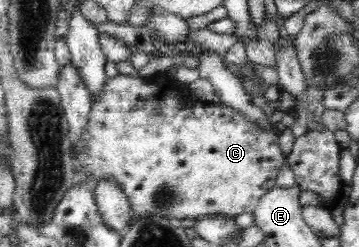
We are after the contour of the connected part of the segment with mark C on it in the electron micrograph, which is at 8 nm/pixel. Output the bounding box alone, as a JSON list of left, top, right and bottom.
[71,72,287,223]

